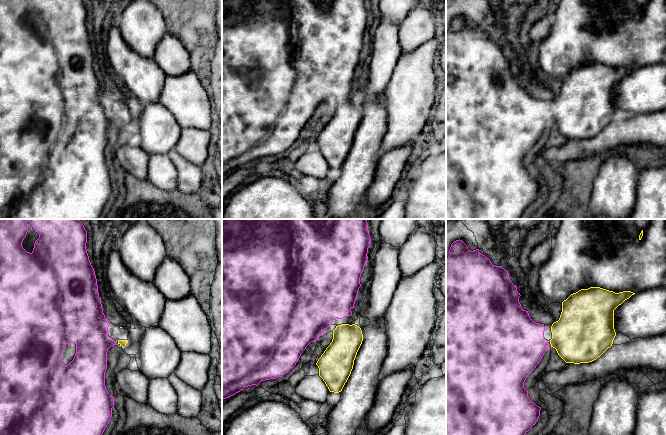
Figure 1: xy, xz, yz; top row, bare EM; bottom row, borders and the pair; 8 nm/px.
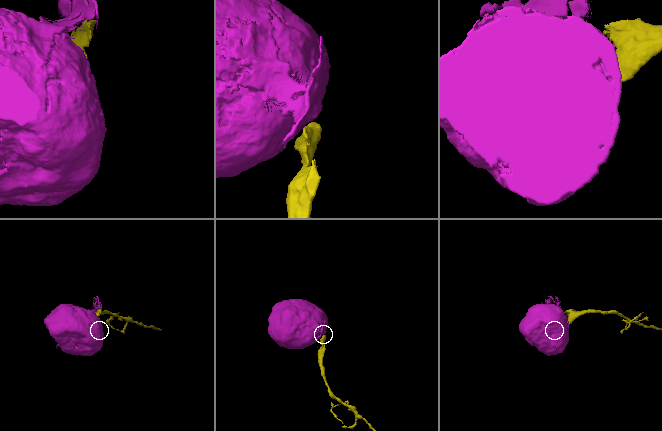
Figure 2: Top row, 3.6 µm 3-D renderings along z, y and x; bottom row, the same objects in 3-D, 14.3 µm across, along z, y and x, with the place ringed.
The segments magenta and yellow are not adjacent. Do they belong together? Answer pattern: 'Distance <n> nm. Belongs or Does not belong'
Distance 20 nm. Belongs

